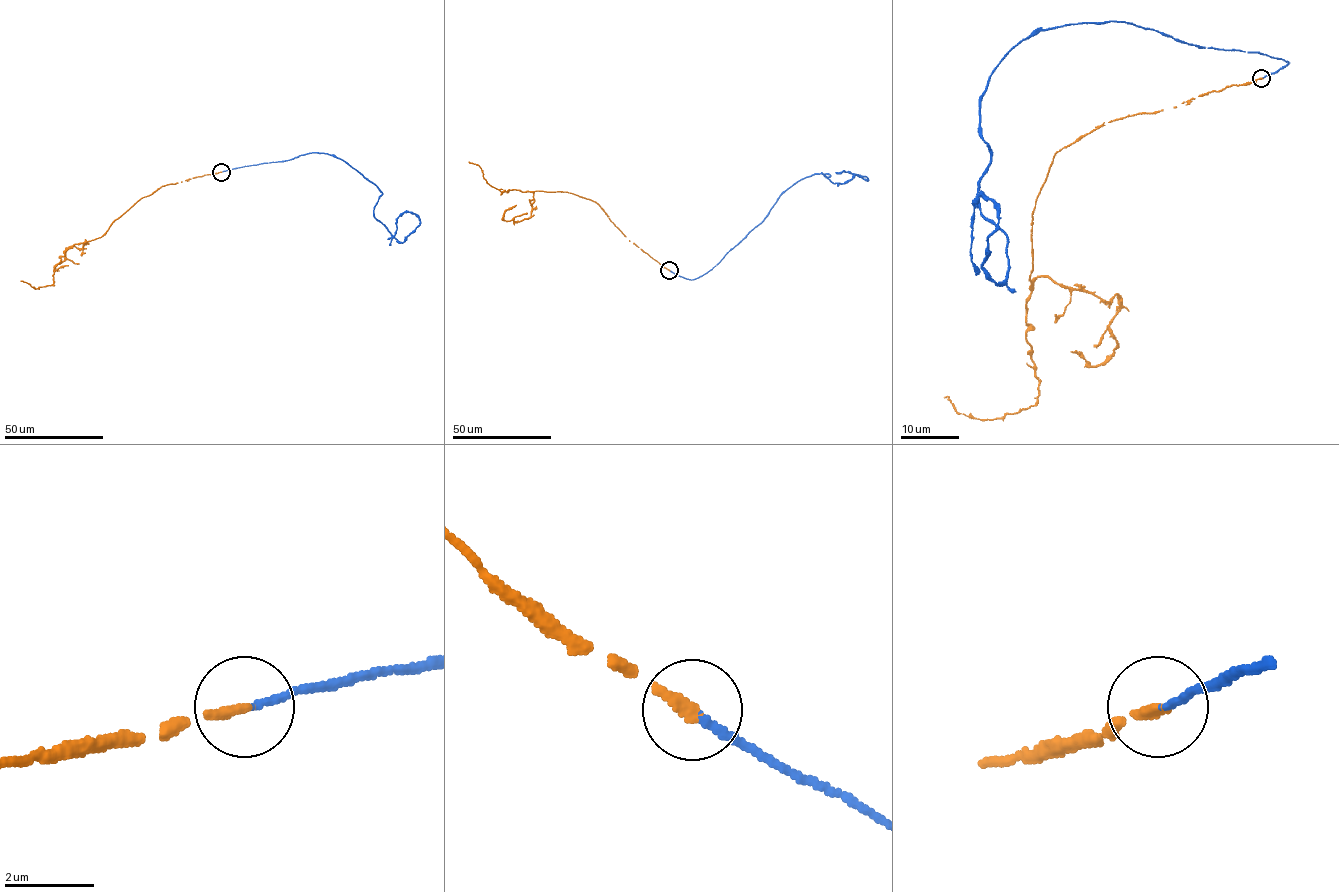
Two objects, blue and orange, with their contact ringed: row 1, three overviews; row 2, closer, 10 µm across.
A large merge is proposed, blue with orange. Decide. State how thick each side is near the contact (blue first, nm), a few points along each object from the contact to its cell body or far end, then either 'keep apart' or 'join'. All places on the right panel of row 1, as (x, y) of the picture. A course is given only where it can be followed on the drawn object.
160/240 nm | blue via (1261, 77), (1289, 63), (1115, 21), (1027, 37), (980, 99), (1008, 276), (983, 267), (983, 195), (974, 274) | orange via (1261, 77), (1103, 122), (1053, 156), (1031, 228), (1027, 340), (1037, 402), (977, 419), (944, 398) | join

